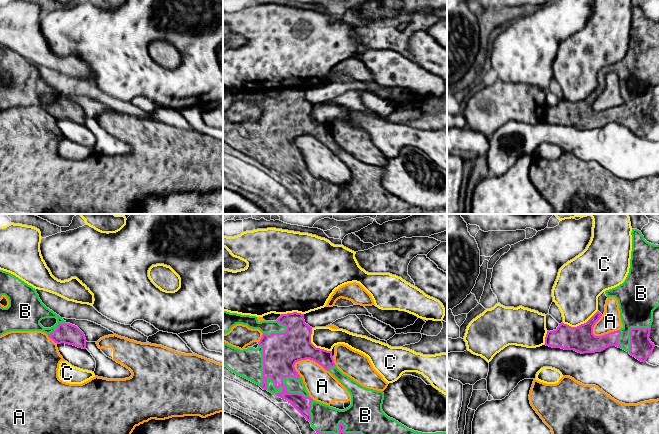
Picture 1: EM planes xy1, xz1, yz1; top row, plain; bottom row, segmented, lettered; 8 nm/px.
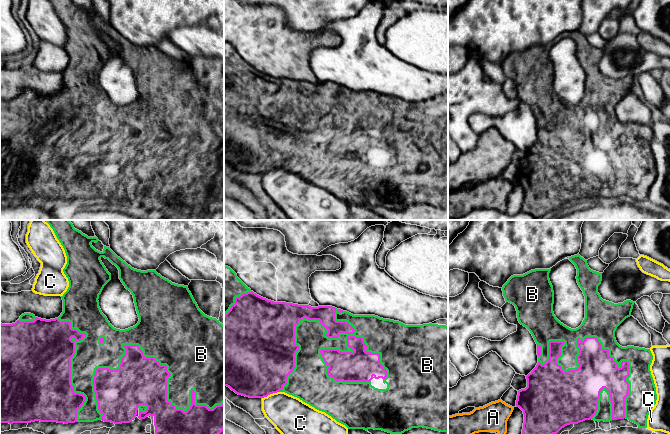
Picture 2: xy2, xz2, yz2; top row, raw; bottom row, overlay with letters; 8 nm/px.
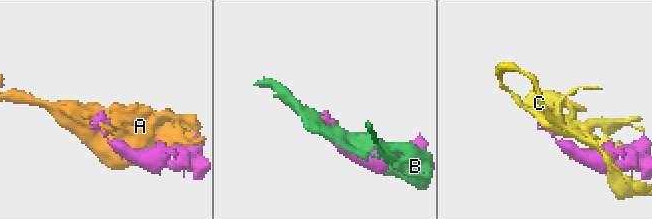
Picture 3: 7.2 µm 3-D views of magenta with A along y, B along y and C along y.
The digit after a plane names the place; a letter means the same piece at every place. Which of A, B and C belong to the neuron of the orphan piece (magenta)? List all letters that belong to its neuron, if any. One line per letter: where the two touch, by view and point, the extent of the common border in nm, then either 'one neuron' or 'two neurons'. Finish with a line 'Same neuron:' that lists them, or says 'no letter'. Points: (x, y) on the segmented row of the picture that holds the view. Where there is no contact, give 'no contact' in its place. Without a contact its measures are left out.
A: xz1 (311, 359) | 300 nm | two neurons
B: xz2 (320, 322) | 900 nm | one neuron
C: xz1 (313, 345) | 260 nm | two neurons
Same neuron: B

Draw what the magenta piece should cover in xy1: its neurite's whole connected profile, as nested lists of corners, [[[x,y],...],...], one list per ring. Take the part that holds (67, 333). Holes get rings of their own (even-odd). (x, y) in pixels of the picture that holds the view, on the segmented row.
[[[0,270],[0,298],[2,295],[8,298],[9,306],[0,306],[0,336],[10,331],[42,331],[57,344],[86,348],[85,335],[77,326],[67,323],[47,308],[35,288]],[[45,318],[56,318],[57,323],[51,328],[44,328],[40,321]]]

